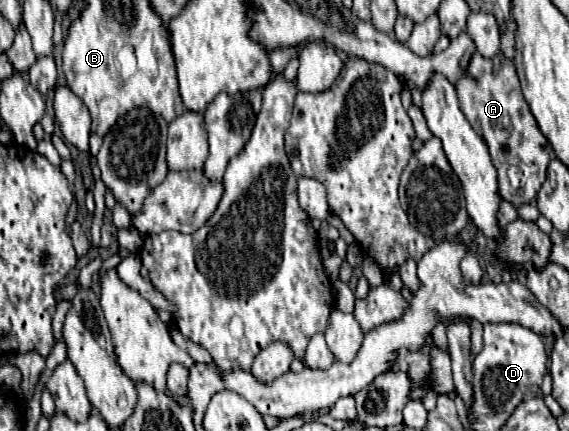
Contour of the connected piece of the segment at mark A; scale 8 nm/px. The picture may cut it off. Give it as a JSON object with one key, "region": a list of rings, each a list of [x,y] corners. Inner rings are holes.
{"region":[[[475,53],[467,73],[455,85],[459,95],[459,105],[471,123],[471,127],[483,137],[489,147],[491,159],[499,171],[499,193],[503,199],[513,205],[523,205],[531,201],[531,195],[525,195],[525,189],[513,189],[507,177],[507,169],[515,163],[537,165],[537,183],[545,181],[545,169],[551,161],[553,147],[547,137],[539,131],[539,125],[521,93],[519,79],[513,63],[505,55],[495,55],[493,59],[485,59],[481,53]],[[541,173],[541,175],[539,175]]]}

